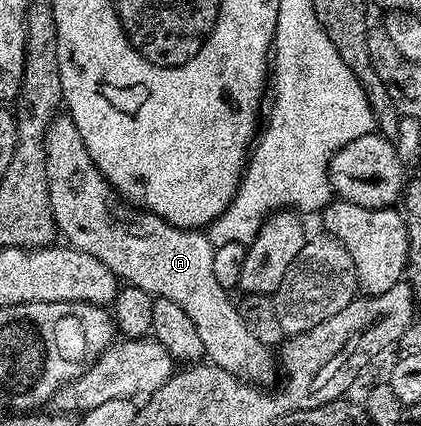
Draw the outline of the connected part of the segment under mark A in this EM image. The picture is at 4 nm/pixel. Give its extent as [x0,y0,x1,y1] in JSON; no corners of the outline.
[46,114,276,386]

